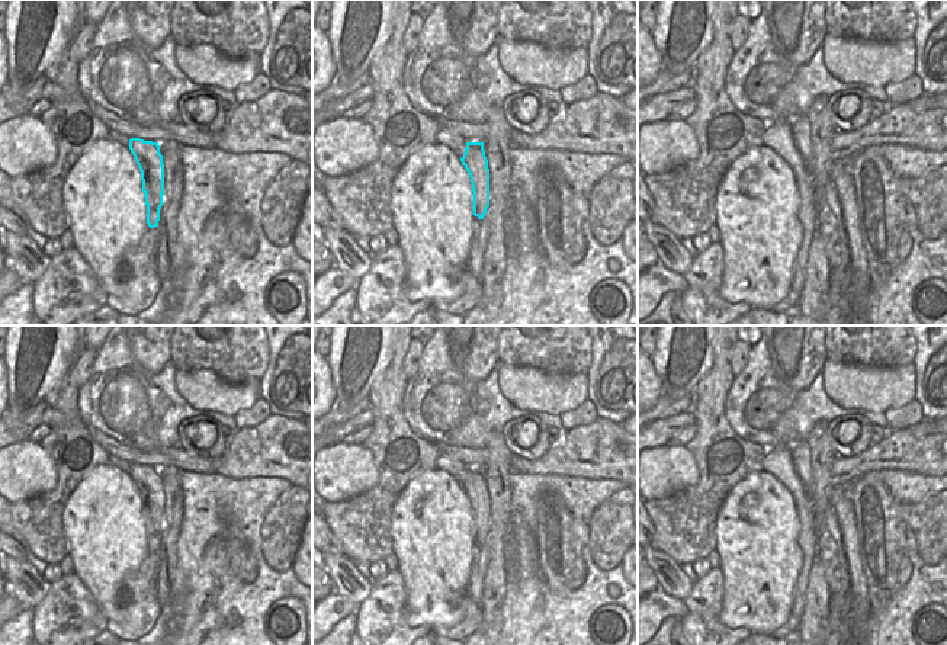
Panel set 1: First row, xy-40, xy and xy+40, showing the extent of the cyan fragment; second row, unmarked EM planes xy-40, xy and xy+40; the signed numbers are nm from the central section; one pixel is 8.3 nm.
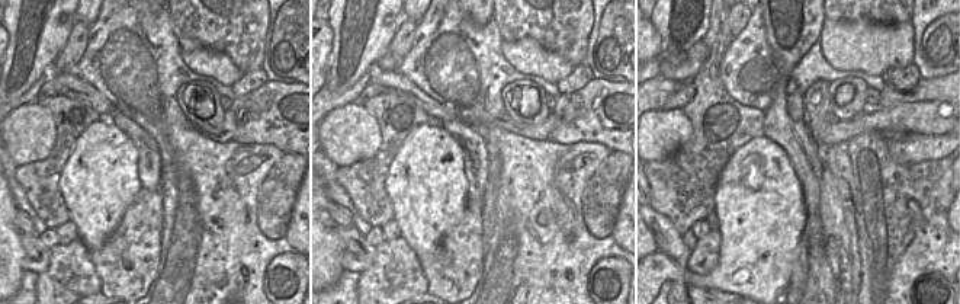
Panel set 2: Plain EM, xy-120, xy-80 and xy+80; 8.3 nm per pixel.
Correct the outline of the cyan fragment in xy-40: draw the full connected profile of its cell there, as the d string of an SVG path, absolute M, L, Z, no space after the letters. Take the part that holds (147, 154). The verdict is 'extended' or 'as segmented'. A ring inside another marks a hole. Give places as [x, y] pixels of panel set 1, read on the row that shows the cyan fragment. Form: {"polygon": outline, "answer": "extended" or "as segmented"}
{"polygon": "M131 138L129 150L141 171L147 205L147 224L150 228L155 228L158 227L164 195L164 164L160 145L153 141Z", "answer": "as segmented"}

